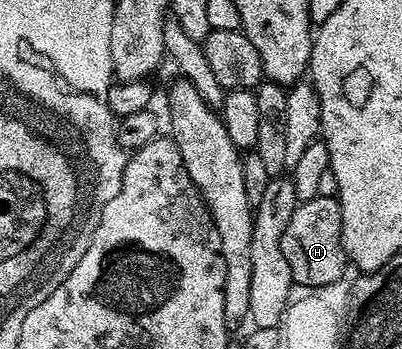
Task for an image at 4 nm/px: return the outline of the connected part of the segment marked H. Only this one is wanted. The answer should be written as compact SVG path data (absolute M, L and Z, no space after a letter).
M313 197L299 201L282 239L284 256L291 267L295 286L307 285L307 290L322 291L334 285L348 269L348 258L342 246L342 208L337 197Z

